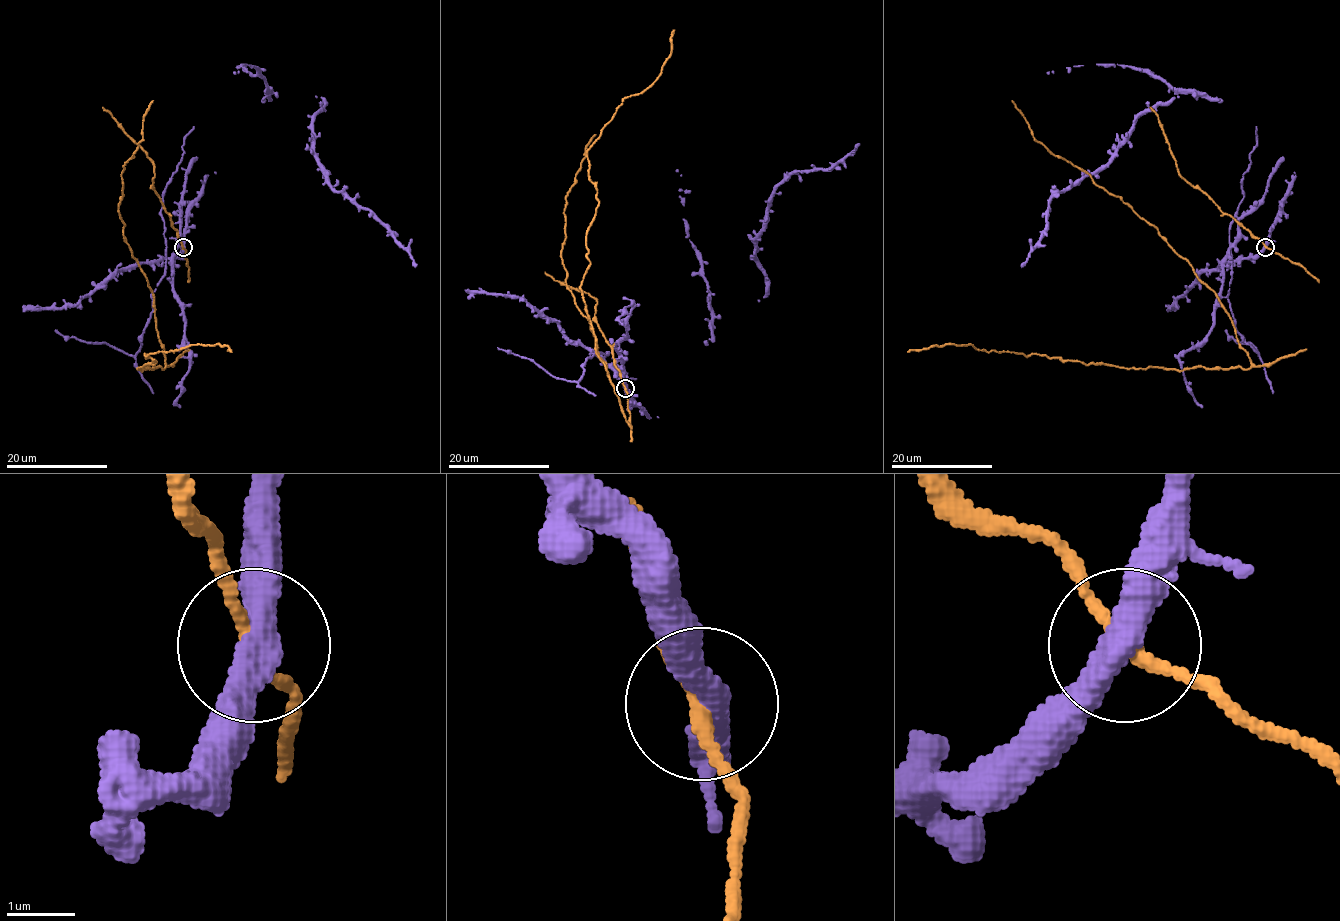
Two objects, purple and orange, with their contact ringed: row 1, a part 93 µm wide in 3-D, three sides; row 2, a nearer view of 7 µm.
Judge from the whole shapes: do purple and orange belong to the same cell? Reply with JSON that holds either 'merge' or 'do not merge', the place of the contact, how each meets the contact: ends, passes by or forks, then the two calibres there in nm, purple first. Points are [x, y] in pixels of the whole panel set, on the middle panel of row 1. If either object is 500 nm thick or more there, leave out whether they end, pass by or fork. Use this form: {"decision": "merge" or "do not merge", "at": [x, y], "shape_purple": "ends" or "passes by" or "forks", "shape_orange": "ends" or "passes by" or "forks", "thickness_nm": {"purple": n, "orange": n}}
{"decision": "merge", "at": [625, 388], "shape_purple": "passes by", "shape_orange": "passes by", "thickness_nm": {"purple": 440, "orange": 170}}

